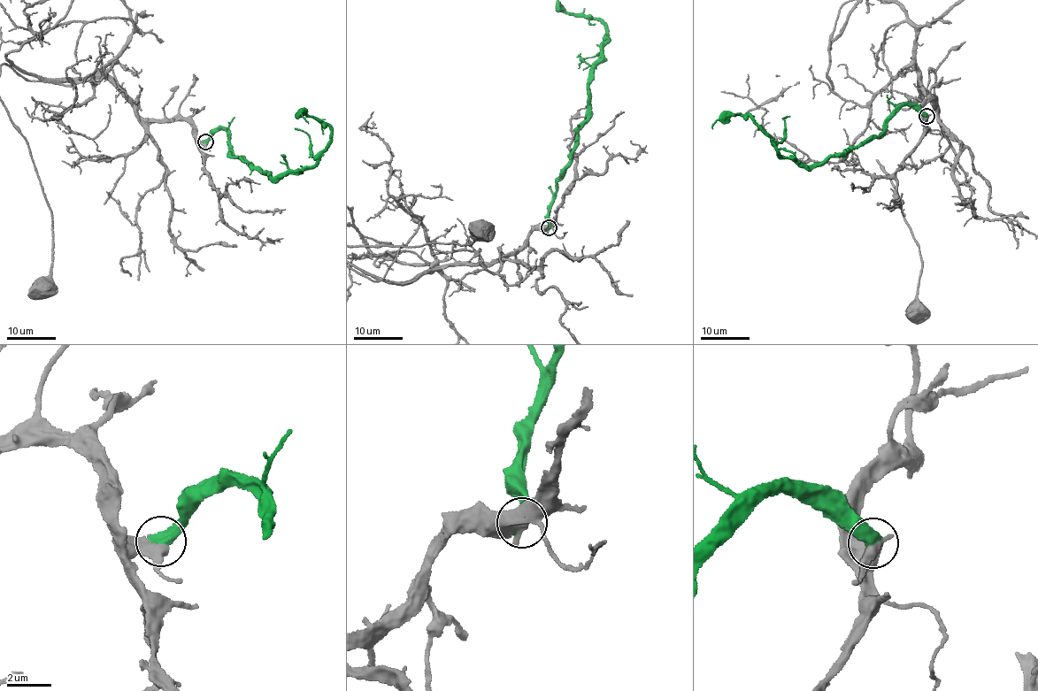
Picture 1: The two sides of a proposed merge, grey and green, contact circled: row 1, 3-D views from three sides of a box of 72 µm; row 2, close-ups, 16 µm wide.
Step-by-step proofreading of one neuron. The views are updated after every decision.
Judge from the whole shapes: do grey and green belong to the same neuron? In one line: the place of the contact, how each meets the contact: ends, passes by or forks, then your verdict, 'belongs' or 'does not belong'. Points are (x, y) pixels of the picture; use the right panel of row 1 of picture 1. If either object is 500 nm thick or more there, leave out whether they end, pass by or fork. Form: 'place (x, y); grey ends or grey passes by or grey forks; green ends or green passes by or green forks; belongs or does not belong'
place (926, 116); grey passes by; green ends; belongs

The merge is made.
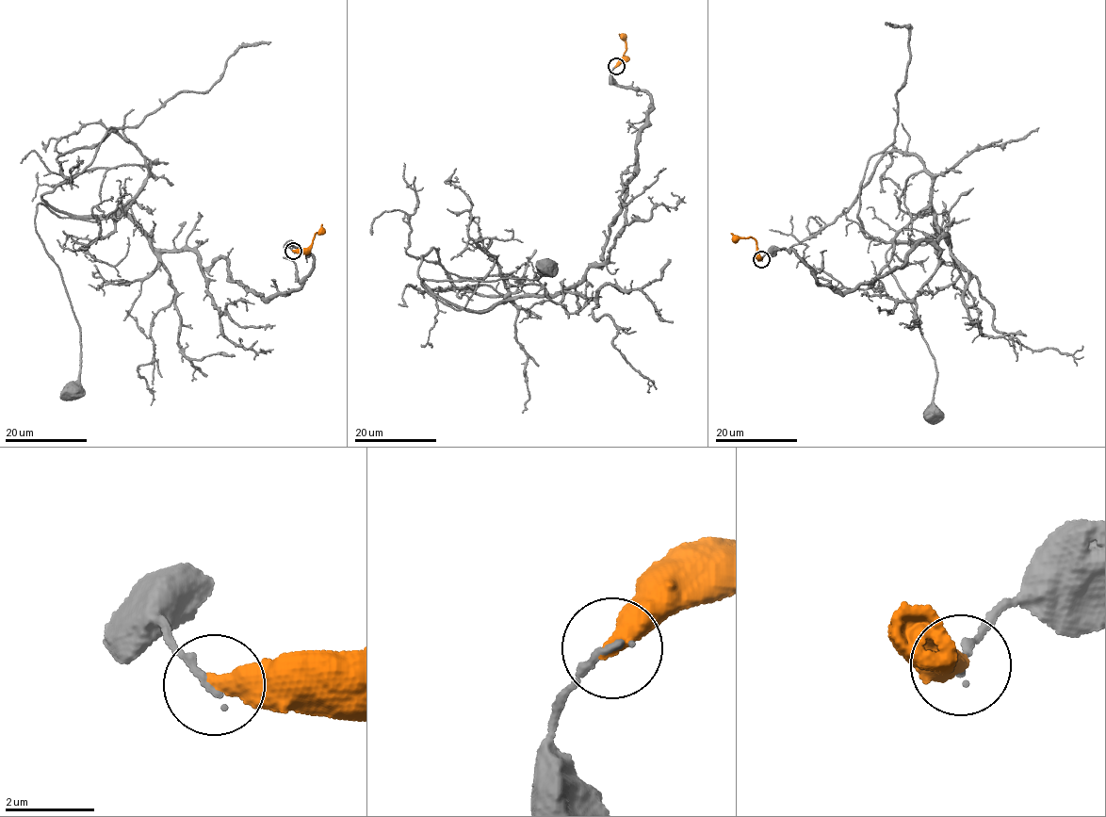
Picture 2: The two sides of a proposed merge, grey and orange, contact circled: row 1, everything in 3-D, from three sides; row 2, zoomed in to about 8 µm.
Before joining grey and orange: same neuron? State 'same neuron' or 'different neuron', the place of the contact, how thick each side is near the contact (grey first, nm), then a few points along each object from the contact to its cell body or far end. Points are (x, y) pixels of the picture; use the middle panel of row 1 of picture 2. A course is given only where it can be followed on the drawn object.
different neuron; place (616, 66); calibres 170 and 440 nm; course grey (616, 66), (653, 106), (603, 264), (482, 311), (417, 273), (438, 248), (447, 270), (516, 283), (536, 250); course orange (616, 66), (626, 57), (626, 41), (619, 34)

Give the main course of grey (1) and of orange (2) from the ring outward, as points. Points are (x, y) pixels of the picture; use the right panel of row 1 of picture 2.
1: (762, 260), (790, 248), (848, 292), (950, 242), (857, 216), (909, 58), (886, 23)
2: (762, 259), (758, 255), (753, 237), (736, 236), (731, 233)

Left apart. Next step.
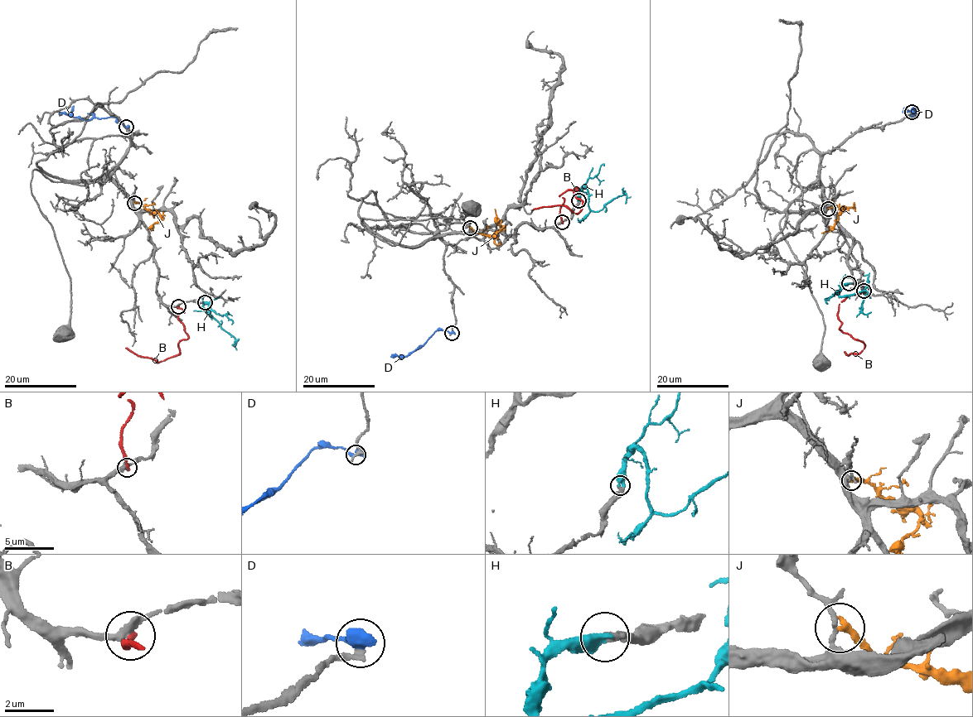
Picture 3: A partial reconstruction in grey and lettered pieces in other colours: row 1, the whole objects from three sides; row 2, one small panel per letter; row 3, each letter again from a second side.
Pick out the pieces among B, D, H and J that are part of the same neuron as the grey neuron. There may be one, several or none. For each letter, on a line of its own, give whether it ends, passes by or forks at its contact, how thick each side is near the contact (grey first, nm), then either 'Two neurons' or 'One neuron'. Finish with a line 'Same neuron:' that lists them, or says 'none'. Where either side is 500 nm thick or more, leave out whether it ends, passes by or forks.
B: It ends there. Thickness 280 nm (grey) against 200 nm. Two neurons
D: Thickness 280 nm (grey) against 600 nm. Two neurons
H: It ends there. Thickness 320 nm (grey) against 460 nm. One neuron
J: It ends there. Thickness 190 nm (grey) against 300 nm. Two neurons
Same neuron: H

